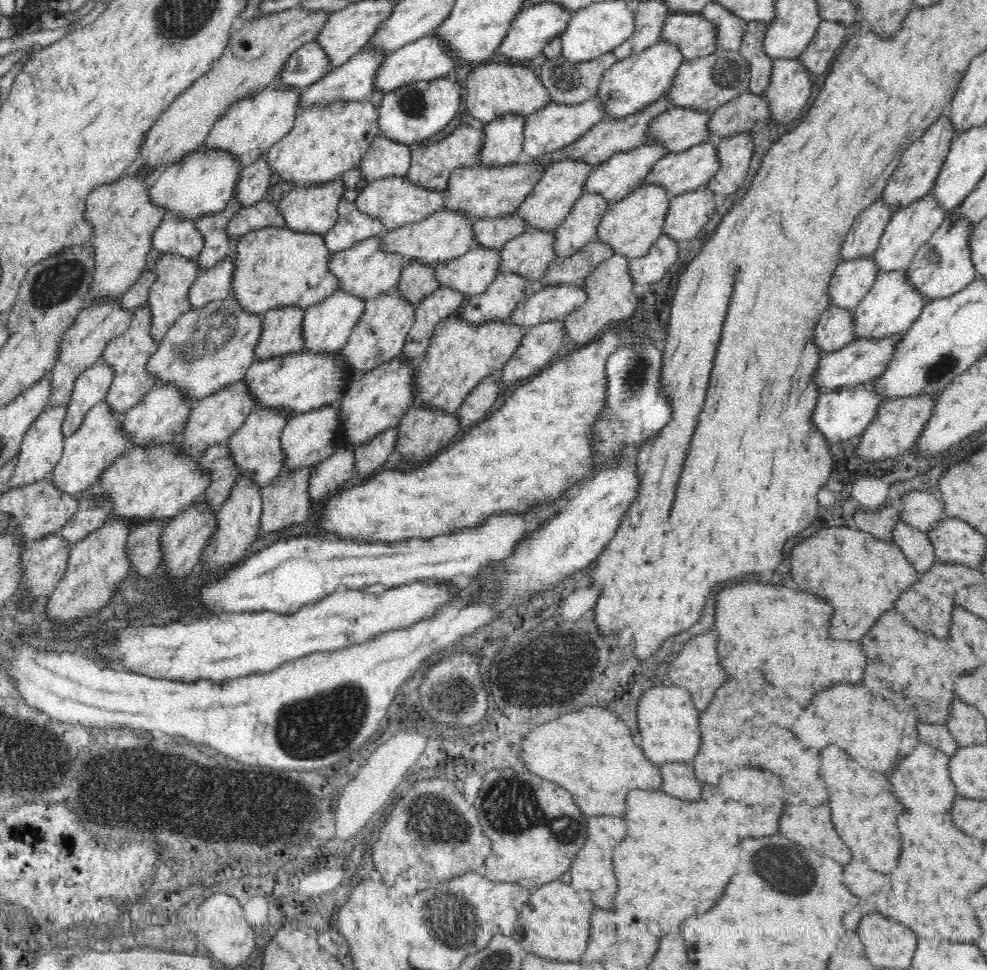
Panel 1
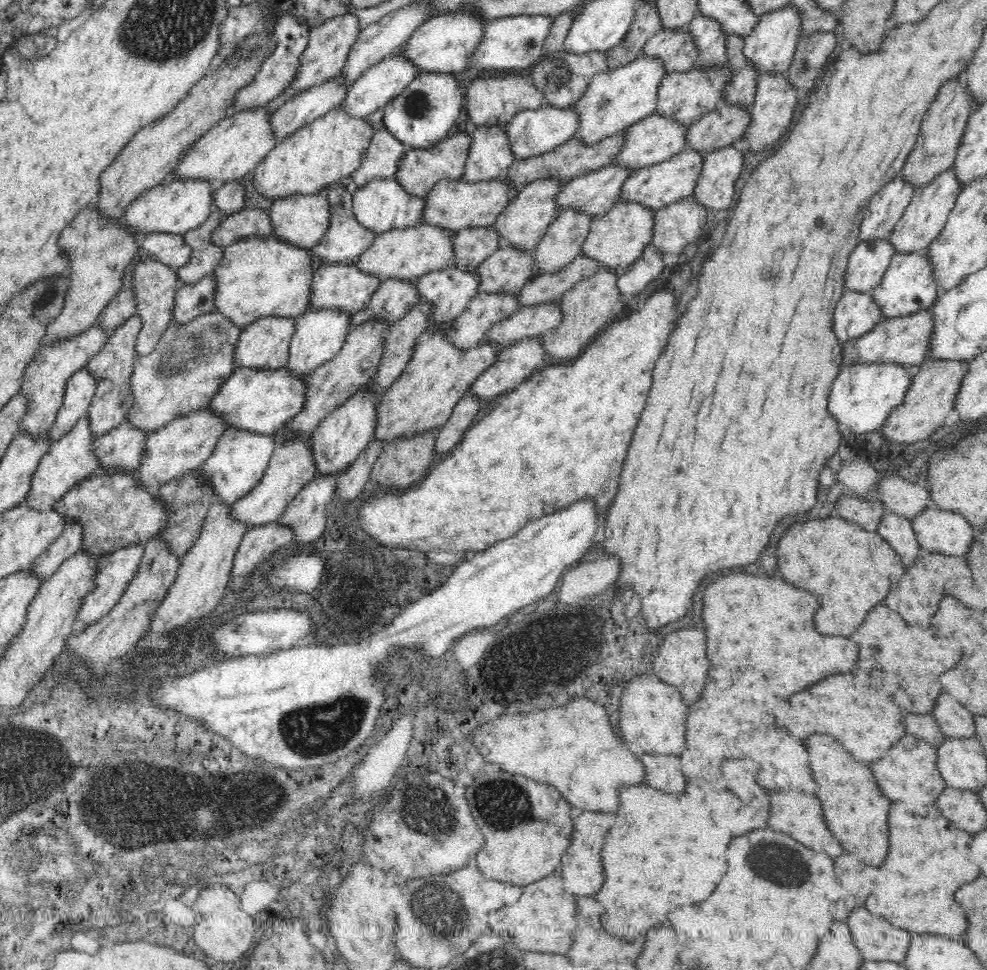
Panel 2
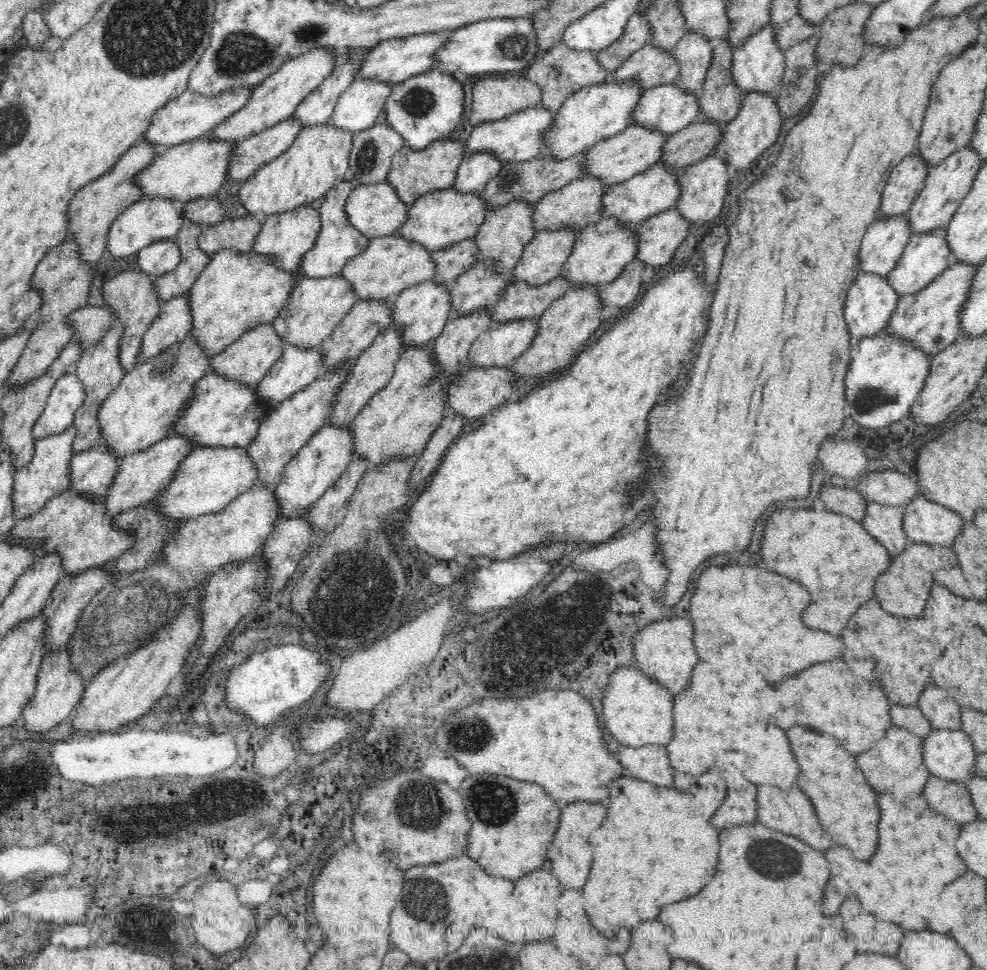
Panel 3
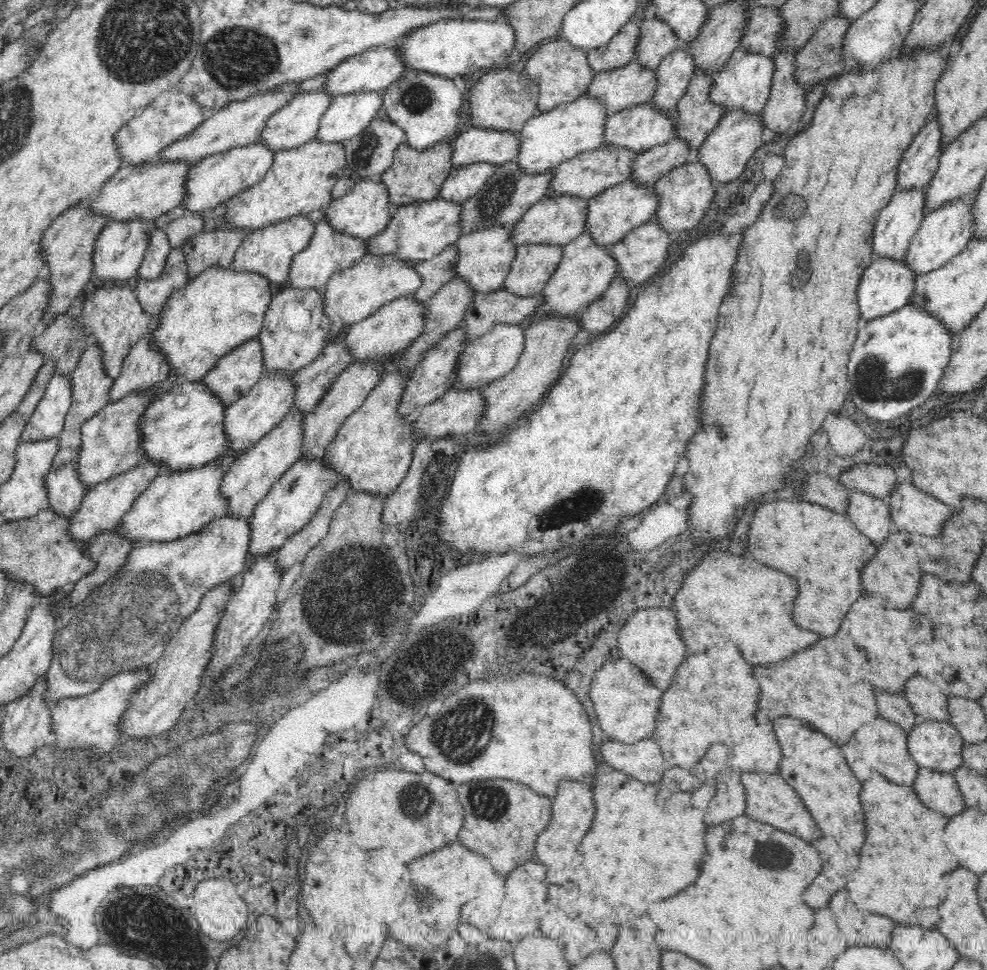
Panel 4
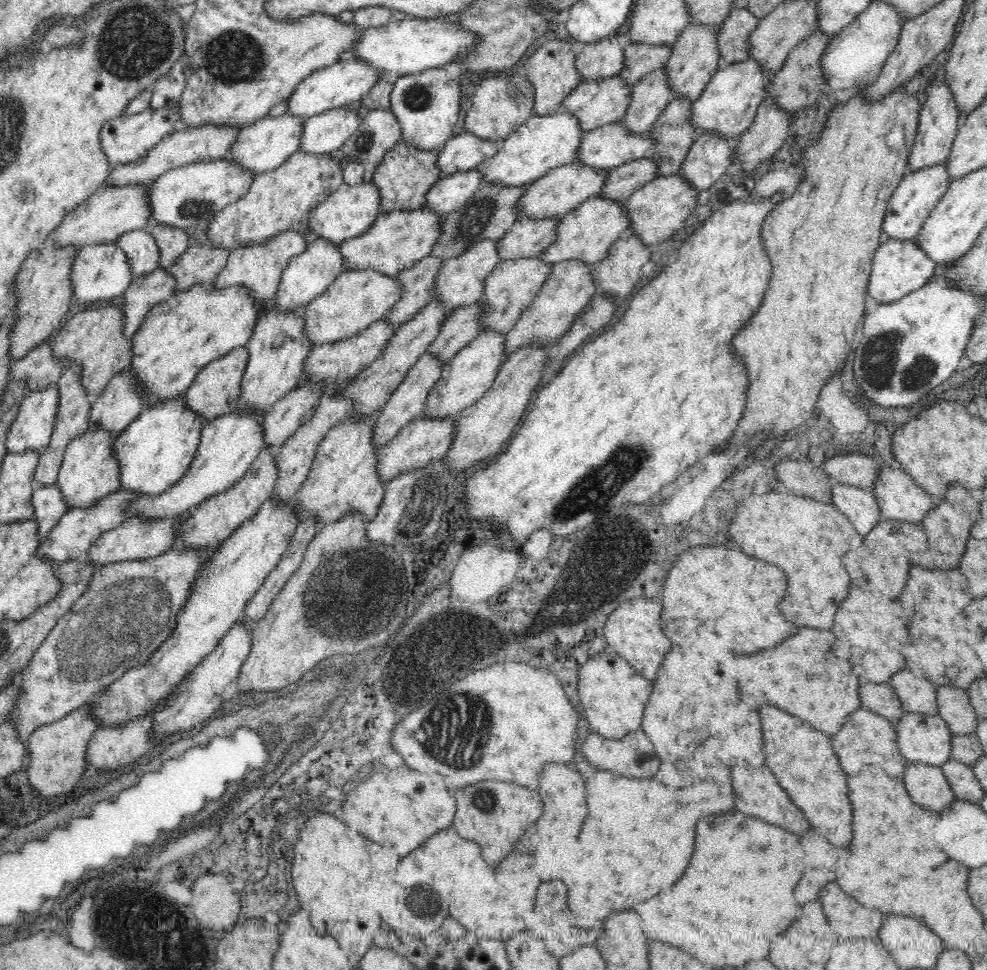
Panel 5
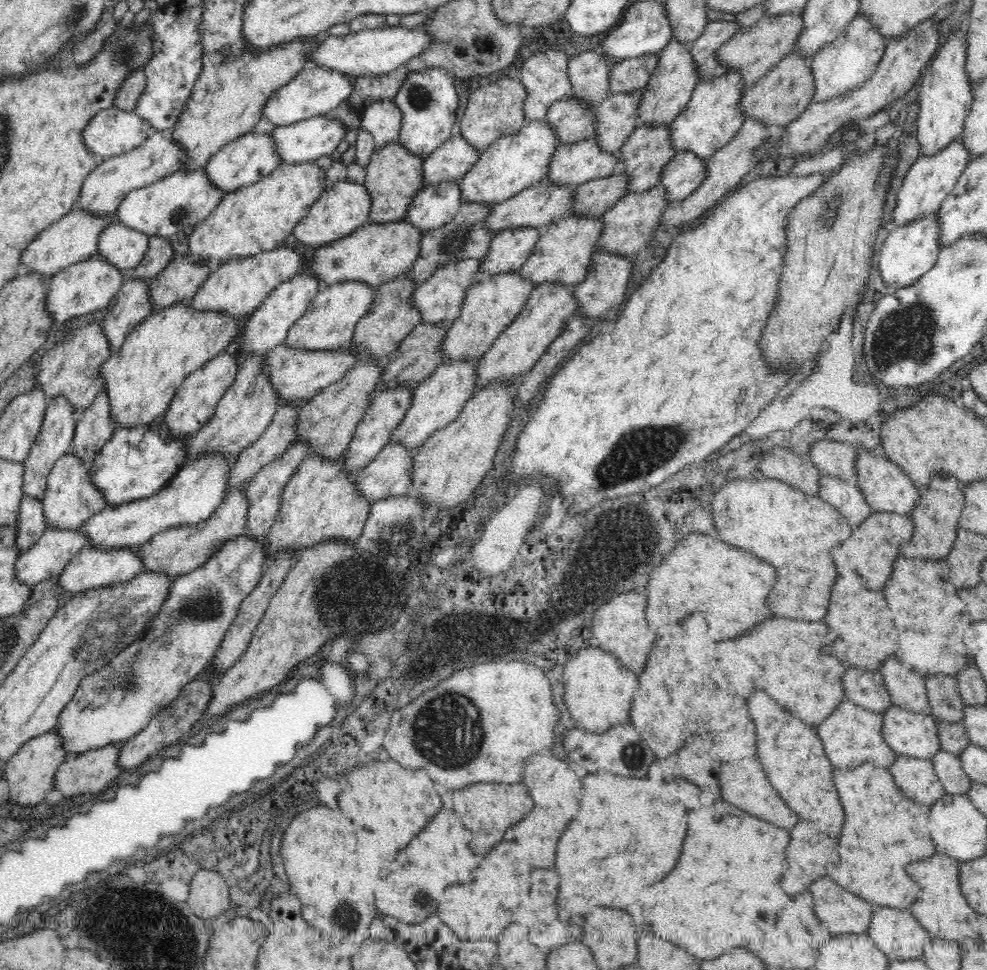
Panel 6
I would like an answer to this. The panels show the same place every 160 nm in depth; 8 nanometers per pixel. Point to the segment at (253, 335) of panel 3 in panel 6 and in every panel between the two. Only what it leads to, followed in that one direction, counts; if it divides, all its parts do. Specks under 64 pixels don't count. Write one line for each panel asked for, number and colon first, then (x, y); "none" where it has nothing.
4: (231, 378)
5: (214, 392)
6: (195, 402)

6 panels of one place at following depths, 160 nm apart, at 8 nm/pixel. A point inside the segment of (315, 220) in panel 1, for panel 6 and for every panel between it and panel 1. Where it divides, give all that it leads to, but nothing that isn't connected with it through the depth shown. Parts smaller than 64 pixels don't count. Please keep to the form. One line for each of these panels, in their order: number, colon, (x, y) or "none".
2: (302, 220)
3: (287, 236)
4: (269, 251)
5: (260, 267)
6: (238, 287)

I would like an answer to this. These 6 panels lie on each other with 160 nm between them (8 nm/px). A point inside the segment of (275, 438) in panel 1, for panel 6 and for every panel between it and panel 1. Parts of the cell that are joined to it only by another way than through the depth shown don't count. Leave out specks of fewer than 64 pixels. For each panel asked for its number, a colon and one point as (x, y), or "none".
2: (240, 460)
3: (210, 479)
4: (176, 504)
5: (136, 538)
6: (91, 568)

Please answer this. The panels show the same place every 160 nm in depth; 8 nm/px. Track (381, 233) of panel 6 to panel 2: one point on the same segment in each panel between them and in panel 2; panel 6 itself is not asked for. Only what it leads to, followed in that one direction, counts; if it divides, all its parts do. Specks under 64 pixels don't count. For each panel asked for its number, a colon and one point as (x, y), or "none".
2: (455, 204)
3: (440, 218)
4: (418, 231)
5: (398, 239)

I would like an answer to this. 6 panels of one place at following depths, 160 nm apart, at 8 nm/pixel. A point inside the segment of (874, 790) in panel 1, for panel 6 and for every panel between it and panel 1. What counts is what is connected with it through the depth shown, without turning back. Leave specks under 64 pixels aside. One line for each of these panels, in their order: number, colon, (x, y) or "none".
2: (857, 814)
3: (845, 803)
4: (813, 766)
5: (814, 780)
6: (801, 773)

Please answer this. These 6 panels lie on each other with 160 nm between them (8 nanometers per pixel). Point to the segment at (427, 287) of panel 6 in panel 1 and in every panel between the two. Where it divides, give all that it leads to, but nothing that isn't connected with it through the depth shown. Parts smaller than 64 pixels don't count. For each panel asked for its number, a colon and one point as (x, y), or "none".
1: (552, 197)
2: (523, 223)
3: (504, 234)
4: (485, 257)
5: (460, 281)

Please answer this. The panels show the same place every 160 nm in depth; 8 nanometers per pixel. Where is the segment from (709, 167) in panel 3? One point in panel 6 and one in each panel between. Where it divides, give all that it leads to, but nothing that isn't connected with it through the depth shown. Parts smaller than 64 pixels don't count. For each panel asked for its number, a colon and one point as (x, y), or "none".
4: (685, 194)
5: (659, 209)
6: (631, 224)

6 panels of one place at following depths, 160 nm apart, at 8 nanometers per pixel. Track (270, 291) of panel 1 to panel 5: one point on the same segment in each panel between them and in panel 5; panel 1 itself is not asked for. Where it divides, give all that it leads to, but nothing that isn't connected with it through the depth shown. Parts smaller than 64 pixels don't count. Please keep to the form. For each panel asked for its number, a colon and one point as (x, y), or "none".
2: (258, 276)
3: (237, 291)
4: (219, 309)
5: (179, 336)

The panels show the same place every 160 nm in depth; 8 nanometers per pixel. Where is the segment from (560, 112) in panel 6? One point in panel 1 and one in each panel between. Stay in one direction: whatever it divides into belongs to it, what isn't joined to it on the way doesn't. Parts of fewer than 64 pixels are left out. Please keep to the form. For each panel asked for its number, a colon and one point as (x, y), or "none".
1: (696, 36)
2: (678, 47)
3: (651, 65)
4: (625, 87)
5: (595, 103)

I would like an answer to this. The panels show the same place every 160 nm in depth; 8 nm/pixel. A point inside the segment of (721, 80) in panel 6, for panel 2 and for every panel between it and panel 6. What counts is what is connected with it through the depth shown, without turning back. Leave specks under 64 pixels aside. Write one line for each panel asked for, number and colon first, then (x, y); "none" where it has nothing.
2: (771, 46)
3: (758, 64)
4: (744, 82)
5: (728, 104)

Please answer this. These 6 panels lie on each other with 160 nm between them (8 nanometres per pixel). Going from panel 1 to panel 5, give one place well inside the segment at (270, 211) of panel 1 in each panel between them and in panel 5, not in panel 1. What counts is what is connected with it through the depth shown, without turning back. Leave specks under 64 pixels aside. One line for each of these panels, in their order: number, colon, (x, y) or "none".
2: (255, 221)
3: (240, 233)
4: (217, 248)
5: (196, 265)

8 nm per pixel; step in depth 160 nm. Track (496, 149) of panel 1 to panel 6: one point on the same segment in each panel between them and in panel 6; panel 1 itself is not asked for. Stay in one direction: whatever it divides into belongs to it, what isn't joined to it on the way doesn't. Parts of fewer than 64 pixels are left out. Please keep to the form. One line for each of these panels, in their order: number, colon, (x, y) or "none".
2: (489, 155)
3: (477, 168)
4: (463, 182)
5: (450, 192)
6: (436, 204)

